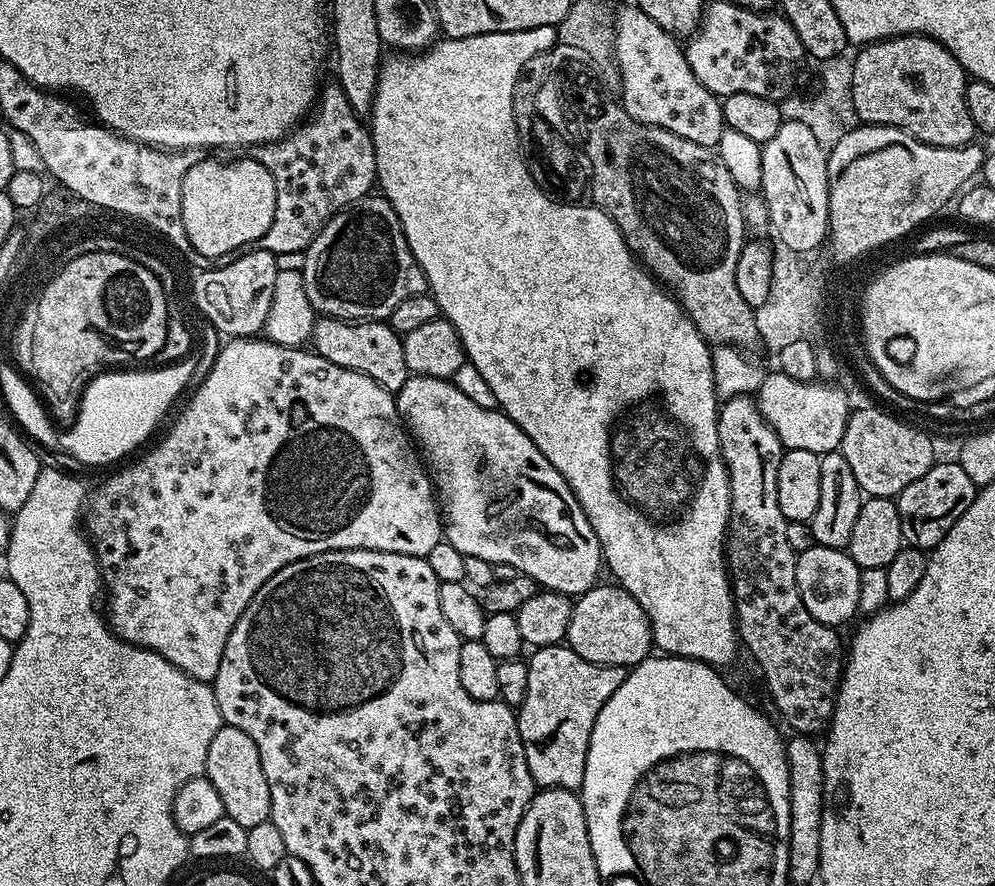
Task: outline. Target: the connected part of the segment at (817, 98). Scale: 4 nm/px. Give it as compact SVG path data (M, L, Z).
M849 46L842 54L823 61L820 68L820 89L813 96L805 100L788 98L783 101L782 111L785 120L797 120L802 126L807 126L810 134L818 138L818 142L825 146L831 146L842 138L852 128L857 127L858 117L854 110L852 99L852 87L854 86L854 62L856 61L857 49Z

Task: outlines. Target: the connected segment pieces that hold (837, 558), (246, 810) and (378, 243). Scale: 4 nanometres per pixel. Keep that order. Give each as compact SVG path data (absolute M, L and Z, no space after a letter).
M814 546L799 553L796 558L796 585L806 610L818 618L818 622L841 626L860 606L860 568L848 557L847 551L838 548Z
M229 724L221 726L210 742L210 751L206 753L204 775L214 782L214 790L218 790L222 797L224 815L234 818L238 826L250 829L258 826L258 822L270 819L270 786L266 786L262 758L258 758L258 746L254 746L254 738L250 738L250 734L242 734L242 730Z
M369 194L329 218L302 259L310 306L320 316L333 316L335 320L387 321L394 306L428 286L406 242L402 222L383 194Z

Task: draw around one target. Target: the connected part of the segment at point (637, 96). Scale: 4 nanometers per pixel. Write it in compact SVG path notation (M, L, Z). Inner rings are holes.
M634 2L624 4L614 12L616 42L614 45L614 63L624 70L625 99L633 116L647 120L650 126L658 126L662 130L670 130L670 134L678 134L690 142L698 142L698 146L715 149L719 145L722 134L726 130L722 114L721 97L716 96L698 78L694 78L694 70L690 70L690 62L686 62L686 54L681 41L672 36L650 14L646 14Z

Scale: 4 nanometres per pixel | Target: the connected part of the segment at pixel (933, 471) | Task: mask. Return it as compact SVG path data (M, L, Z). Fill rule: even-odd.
M959 462L952 464L933 463L922 478L910 482L906 490L902 490L899 496L895 497L898 506L898 518L902 522L902 534L904 535L905 545L909 548L921 550L931 550L937 548L946 538L950 526L970 510L970 502L974 502L978 486L970 482L966 470L962 470Z

